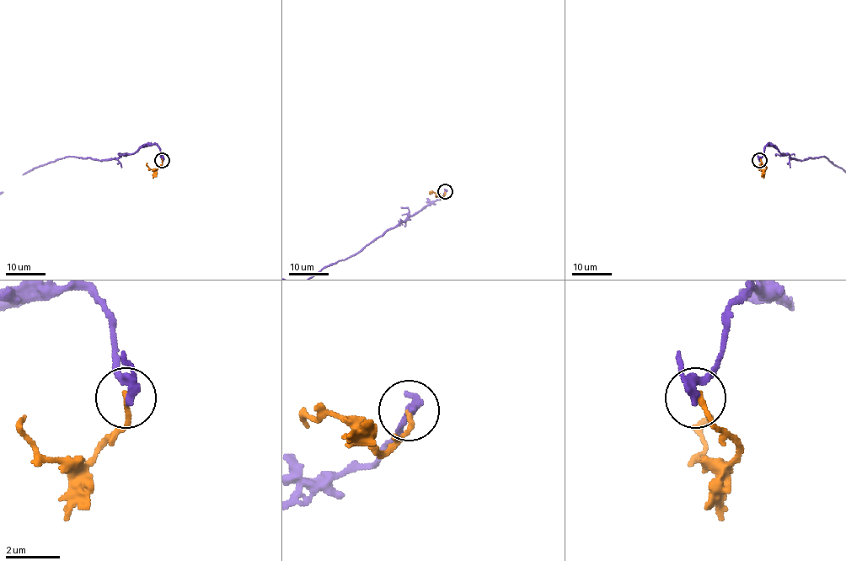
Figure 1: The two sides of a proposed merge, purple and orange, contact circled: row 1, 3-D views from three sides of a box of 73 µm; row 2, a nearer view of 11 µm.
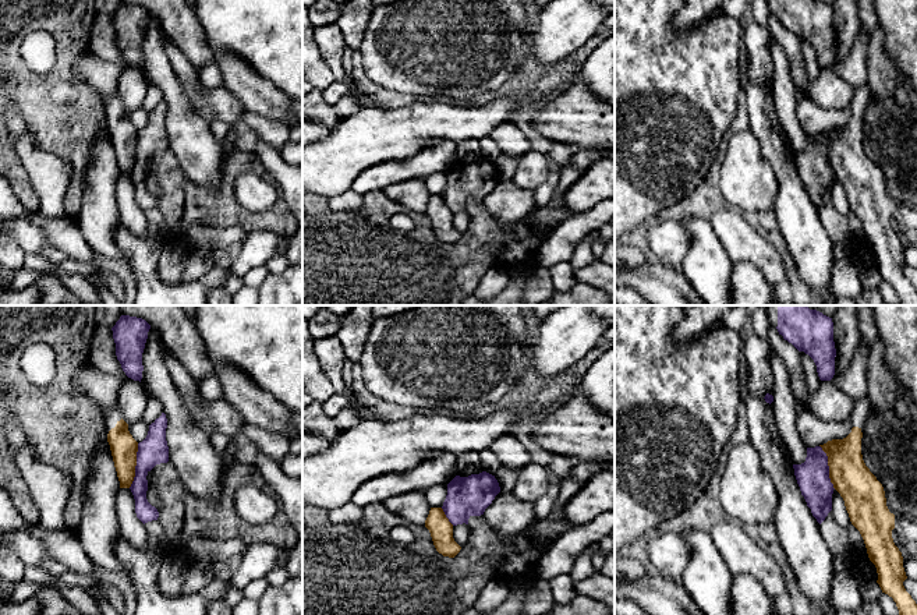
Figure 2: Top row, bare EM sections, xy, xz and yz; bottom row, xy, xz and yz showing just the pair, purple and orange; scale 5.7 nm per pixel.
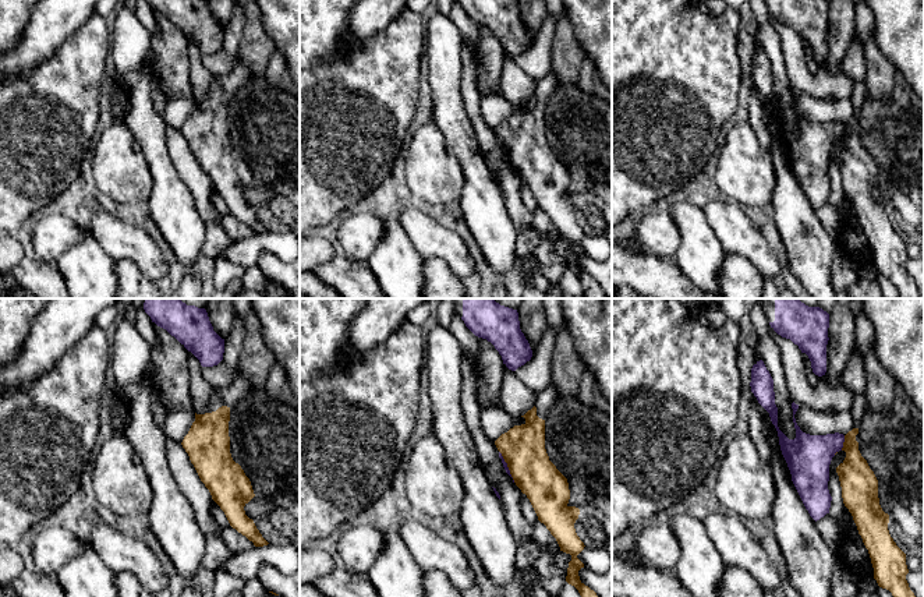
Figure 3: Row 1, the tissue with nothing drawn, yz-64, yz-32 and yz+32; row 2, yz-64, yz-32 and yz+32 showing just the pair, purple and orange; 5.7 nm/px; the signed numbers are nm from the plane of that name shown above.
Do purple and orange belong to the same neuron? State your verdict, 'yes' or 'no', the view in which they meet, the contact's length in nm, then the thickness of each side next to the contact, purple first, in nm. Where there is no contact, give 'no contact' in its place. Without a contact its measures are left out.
yes; meets purple in xy; contact 260 nm long; 170 nm thick on the purple side, 150 nm on the other

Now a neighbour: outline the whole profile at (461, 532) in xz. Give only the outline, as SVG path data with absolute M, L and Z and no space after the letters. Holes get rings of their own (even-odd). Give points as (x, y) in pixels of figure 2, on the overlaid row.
M463 523L453 526L453 538L460 547L463 547L470 538L468 524Z

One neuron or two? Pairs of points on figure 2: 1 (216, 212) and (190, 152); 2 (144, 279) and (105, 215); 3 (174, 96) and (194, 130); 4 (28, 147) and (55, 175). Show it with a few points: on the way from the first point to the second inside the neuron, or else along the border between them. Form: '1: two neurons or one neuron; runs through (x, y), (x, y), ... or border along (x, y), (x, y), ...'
1: two neurons; border along (180, 166), (194, 183), (213, 193), (220, 188)
2: two neurons; border along (120, 221), (114, 230), (114, 243), (124, 260)
3: one neuron; runs through (177, 105), (186, 122)
4: one neuron; runs through (34, 154), (48, 168)

